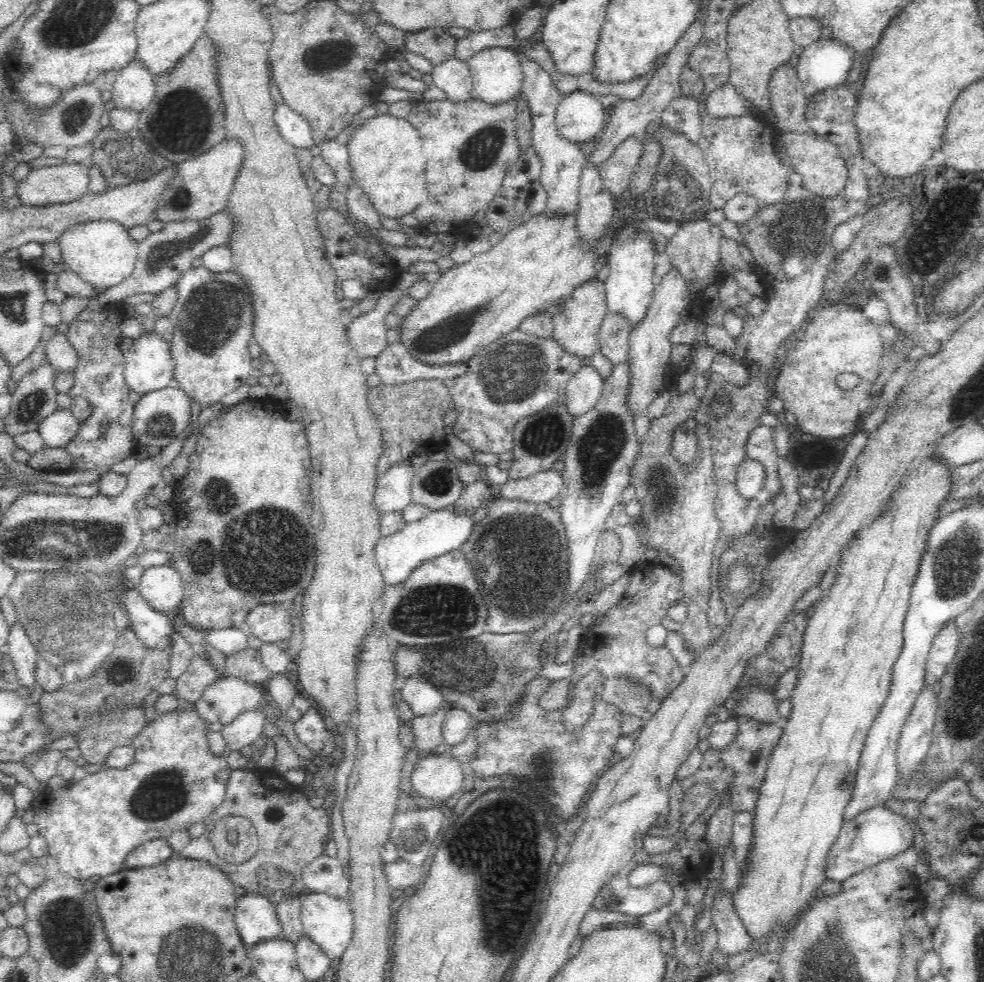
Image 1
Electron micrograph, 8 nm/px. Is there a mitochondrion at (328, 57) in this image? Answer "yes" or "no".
yes

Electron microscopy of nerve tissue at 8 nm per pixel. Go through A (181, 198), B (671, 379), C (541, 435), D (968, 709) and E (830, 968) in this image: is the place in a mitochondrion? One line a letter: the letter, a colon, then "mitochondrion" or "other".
A: mitochondrion
B: other
C: mitochondrion
D: mitochondrion
E: mitochondrion

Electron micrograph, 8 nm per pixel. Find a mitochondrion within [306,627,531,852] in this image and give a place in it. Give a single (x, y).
(465, 669)

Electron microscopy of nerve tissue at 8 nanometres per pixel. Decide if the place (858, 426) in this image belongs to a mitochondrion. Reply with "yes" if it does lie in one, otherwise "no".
no

